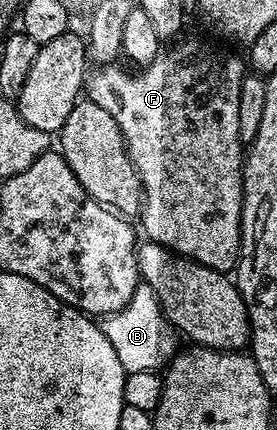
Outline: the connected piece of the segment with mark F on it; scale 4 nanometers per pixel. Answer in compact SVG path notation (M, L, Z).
M183 41L175 45L171 50L160 52L148 65L142 66L139 73L130 73L122 69L119 63L101 65L90 70L85 81L86 100L97 103L97 107L105 107L113 119L117 119L117 127L123 136L123 142L127 148L129 159L137 171L137 175L143 184L143 212L141 222L146 240L155 241L158 245L164 245L172 249L181 257L192 257L197 263L205 267L217 270L218 273L230 274L239 262L239 236L241 235L241 223L243 222L243 162L245 160L245 145L239 139L239 124L237 123L237 99L241 95L241 83L245 76L245 61L235 53L222 53L211 45L202 45L199 41Z

